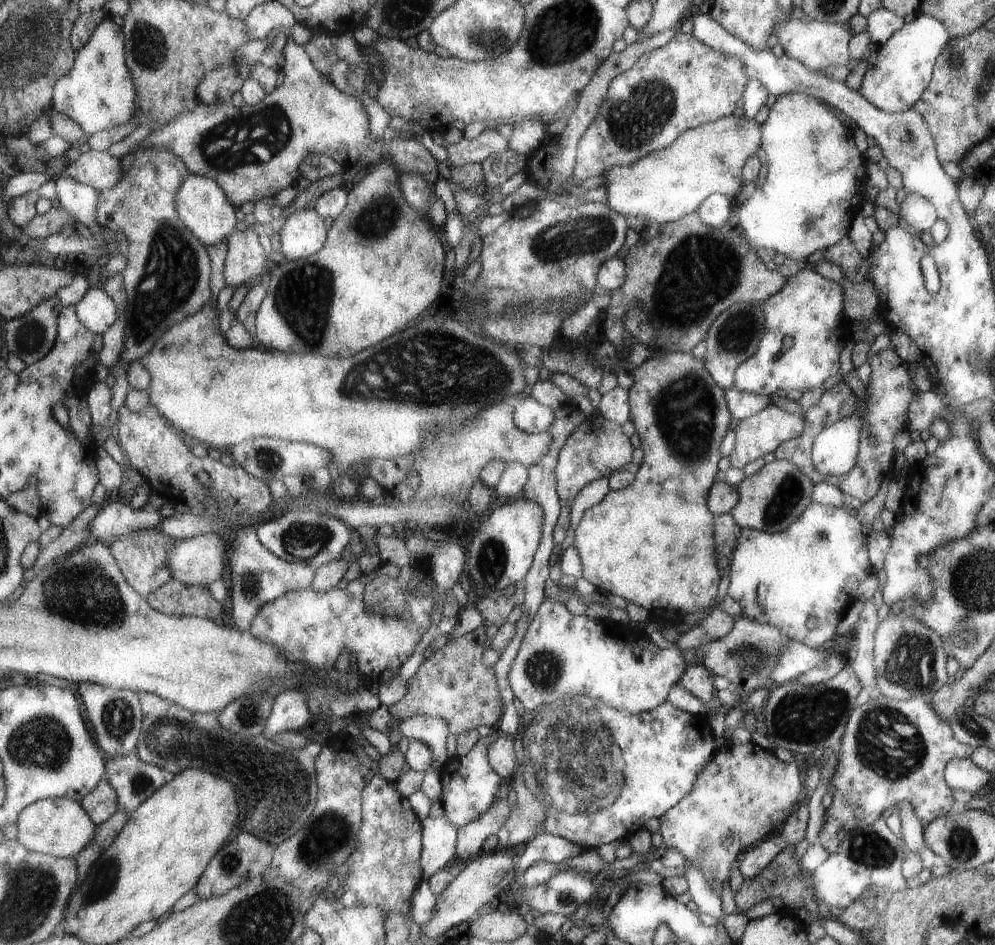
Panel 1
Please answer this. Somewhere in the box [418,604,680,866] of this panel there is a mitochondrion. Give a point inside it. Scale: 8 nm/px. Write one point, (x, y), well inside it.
(578, 764)

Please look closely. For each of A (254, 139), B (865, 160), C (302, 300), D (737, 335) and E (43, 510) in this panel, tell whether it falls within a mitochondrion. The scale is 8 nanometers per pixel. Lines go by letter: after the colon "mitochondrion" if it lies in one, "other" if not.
A: mitochondrion
B: other
C: mitochondrion
D: mitochondrion
E: other

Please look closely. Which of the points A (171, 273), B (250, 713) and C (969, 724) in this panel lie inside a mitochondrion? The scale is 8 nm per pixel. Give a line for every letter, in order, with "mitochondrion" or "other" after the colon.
A: mitochondrion
B: mitochondrion
C: mitochondrion

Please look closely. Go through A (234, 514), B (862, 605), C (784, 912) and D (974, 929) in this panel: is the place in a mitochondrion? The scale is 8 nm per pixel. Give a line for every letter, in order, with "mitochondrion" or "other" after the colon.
A: other
B: other
C: other
D: other

